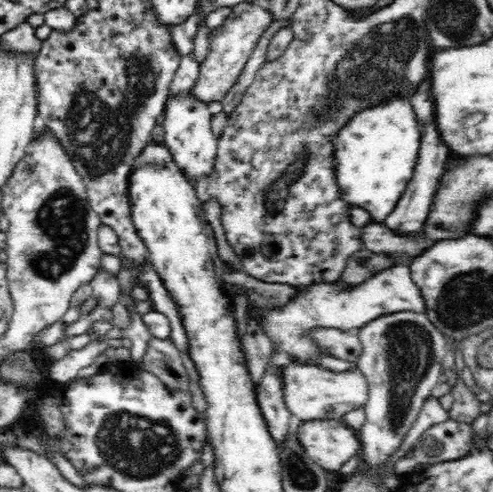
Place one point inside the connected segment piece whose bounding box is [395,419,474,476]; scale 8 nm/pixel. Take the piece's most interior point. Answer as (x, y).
(451, 439)

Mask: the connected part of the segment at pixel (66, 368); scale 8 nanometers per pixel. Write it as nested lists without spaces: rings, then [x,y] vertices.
[[[95,337],[82,349],[71,350],[61,359],[54,361],[49,366],[49,377],[56,384],[63,385],[68,381],[73,381],[77,378],[77,372],[92,364],[95,358],[104,354],[104,349],[108,347]]]

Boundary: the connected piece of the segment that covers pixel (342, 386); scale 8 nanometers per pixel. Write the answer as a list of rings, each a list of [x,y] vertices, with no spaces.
[[[282,362],[278,366],[281,377],[281,393],[288,410],[301,421],[308,418],[336,418],[344,412],[362,408],[368,401],[370,388],[360,369],[335,372],[309,363]]]

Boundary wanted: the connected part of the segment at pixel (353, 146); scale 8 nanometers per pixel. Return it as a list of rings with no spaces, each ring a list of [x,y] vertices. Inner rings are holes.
[[[388,96],[386,100],[368,106],[352,115],[352,120],[338,132],[335,138],[335,174],[337,183],[342,189],[343,198],[350,206],[358,205],[370,213],[370,222],[382,223],[395,209],[396,202],[403,196],[403,192],[412,180],[418,159],[421,140],[421,130],[414,114],[414,108],[408,98],[404,96]]]

